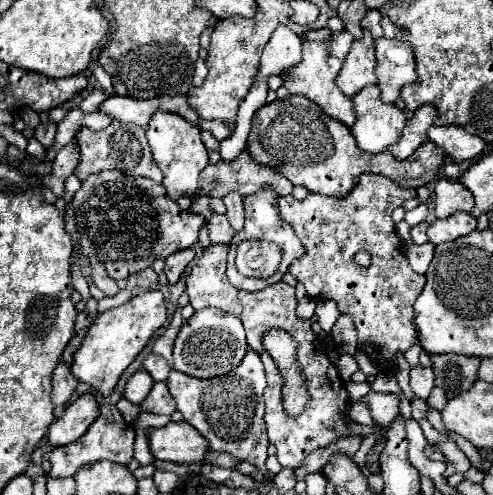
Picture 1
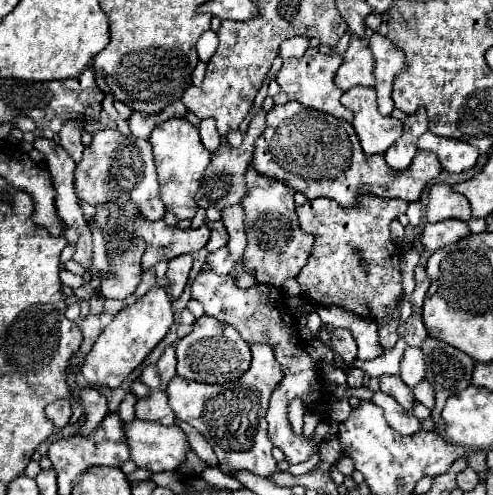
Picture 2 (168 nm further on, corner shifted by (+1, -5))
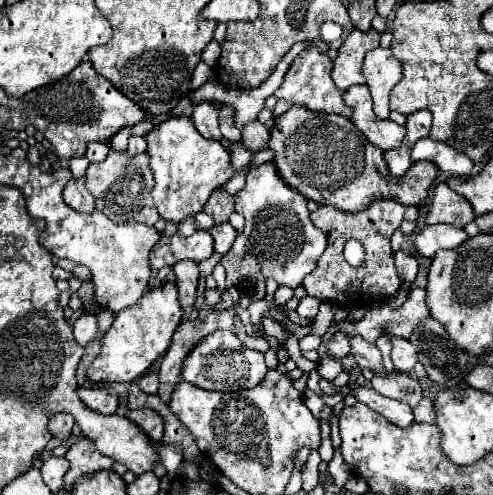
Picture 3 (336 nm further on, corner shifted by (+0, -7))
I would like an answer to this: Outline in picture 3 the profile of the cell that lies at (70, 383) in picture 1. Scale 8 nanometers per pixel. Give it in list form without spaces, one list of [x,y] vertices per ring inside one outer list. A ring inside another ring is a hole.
[[[56,413],[50,423],[48,423],[48,431],[58,437],[58,439],[68,439],[70,437],[70,431],[72,431],[72,425],[74,425],[74,419],[72,415],[68,413]]]

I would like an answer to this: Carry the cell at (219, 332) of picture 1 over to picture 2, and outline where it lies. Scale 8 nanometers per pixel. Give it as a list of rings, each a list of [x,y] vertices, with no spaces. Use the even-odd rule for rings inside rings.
[[[209,315],[195,321],[193,331],[177,343],[177,375],[199,383],[227,383],[239,379],[251,363],[249,345],[241,339],[233,325],[221,323]]]

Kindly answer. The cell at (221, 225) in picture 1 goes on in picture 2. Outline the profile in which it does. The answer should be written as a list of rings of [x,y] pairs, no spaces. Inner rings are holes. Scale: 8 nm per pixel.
[[[209,221],[207,223],[207,227],[211,229],[211,239],[207,241],[207,249],[209,251],[217,251],[219,247],[225,247],[227,245],[227,229],[225,229],[225,225],[221,223],[221,221]]]

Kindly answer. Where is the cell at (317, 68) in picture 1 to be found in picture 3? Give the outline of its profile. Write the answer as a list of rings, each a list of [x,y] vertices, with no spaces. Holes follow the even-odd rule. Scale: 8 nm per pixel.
[[[308,47],[308,49],[298,53],[298,57],[294,59],[294,63],[290,65],[290,69],[288,69],[288,73],[284,77],[282,87],[274,95],[276,95],[276,99],[284,99],[290,105],[302,105],[302,107],[306,107],[310,111],[338,113],[338,115],[350,117],[352,109],[344,105],[342,91],[334,85],[334,81],[330,77],[330,71],[332,71],[332,59],[326,53],[318,51],[316,47]]]

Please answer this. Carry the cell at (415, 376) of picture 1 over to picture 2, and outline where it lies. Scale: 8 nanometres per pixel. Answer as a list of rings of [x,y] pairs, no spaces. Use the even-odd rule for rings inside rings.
[[[407,347],[401,359],[401,379],[413,389],[419,381],[425,379],[425,361],[419,347]]]

